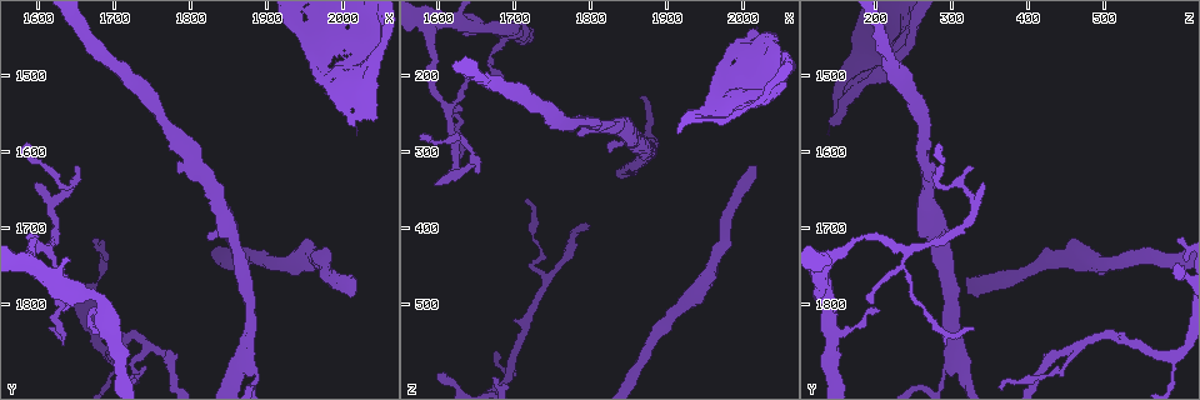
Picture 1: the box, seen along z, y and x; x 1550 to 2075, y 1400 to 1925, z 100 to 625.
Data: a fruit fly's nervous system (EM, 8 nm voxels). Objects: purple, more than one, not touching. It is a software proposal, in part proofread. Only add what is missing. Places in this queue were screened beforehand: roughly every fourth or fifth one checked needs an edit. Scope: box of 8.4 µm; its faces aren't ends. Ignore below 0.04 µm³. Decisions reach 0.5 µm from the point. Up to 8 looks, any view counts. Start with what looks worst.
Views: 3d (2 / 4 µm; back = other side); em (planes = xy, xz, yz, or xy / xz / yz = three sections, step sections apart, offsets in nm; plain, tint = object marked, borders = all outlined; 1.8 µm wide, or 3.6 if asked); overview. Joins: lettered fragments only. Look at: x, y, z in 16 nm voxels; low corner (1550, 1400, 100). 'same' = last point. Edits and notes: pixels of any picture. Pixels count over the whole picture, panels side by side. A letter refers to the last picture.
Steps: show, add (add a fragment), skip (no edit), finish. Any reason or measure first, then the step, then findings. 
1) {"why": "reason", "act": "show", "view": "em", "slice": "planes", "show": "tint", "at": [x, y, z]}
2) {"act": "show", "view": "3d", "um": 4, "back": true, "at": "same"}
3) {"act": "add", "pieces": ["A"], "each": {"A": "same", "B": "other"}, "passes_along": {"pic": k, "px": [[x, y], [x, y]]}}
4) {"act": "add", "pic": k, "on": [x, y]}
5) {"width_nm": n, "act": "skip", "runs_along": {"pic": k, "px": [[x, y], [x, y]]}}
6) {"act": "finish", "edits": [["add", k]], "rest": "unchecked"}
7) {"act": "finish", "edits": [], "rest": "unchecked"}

{"why": "free end", "act": "show", "view": "em", "um": 3.6, "slice": "yz", "step": 8, "show": "plain", "at": [2010, 1785, 320]}

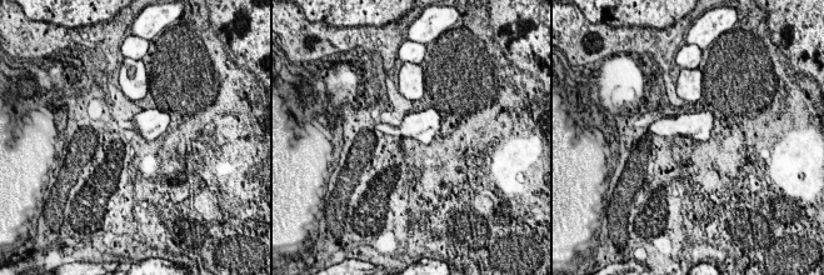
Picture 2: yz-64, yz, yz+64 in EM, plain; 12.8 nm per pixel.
{"why": "see the neighbours", "act": "show", "view": "em", "um": 3.6, "slice": "yz", "step": 8, "show": "borders", "at": "same"}

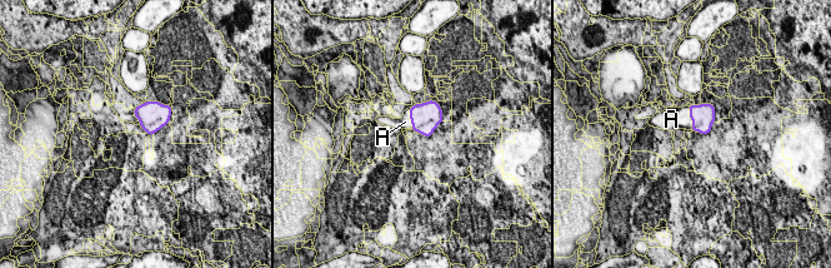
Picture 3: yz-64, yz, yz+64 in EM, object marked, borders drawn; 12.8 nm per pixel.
{"act": "add", "pieces": ["A"], "each": {"A": "same"}, "passes_along": {"pic": 3, "px": [[702, 115], [690, 118], [671, 119]]}, "found": "it goes on there"}

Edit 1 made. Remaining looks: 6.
{"why": "an open end", "act": "show", "view": "em", "slice": "planes", "show": "tint", "at": [1595, 1645, 340]}

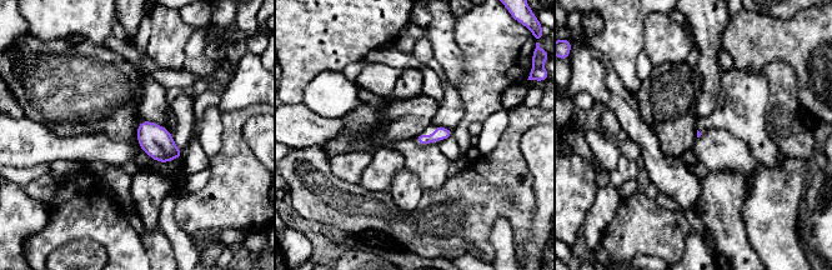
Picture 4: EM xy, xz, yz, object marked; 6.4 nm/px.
{"act": "show", "view": "em", "slice": "planes", "show": "borders", "at": "same"}

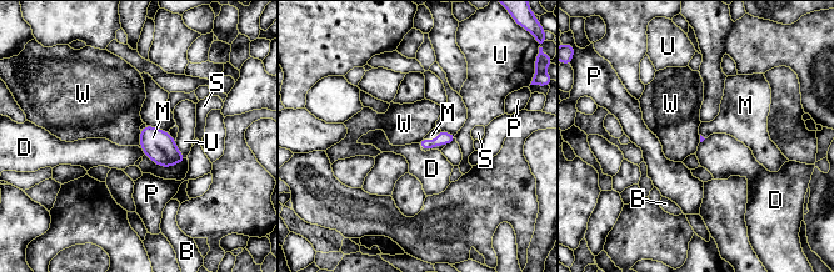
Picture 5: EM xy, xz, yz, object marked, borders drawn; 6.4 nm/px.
{"act": "add", "pieces": ["M"], "each": {"B": "other", "D": "other", "M": "same", "P": "other", "S": "other", "U": "other", "W": "other"}, "passes_along": {"pic": 5, "px": [[443, 137], [435, 140], [432, 135]]}, "found": "the neuron continues"}

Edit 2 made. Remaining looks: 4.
{"why": "abrupt turn", "act": "show", "view": "3d", "um": 2, "at": [1975, 1500, 215]}

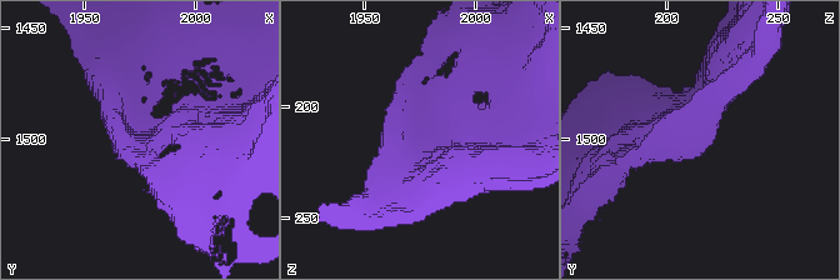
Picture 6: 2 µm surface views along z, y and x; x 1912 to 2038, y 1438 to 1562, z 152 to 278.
{"arm_widths_nm": [200, 260], "act": "show", "view": "em", "slice": "planes", "show": "borders", "at": [1974, 1498, 216]}

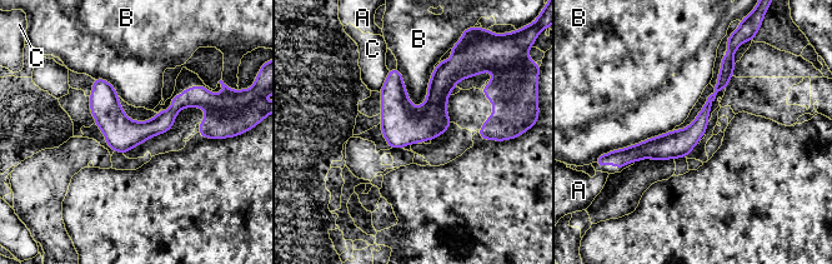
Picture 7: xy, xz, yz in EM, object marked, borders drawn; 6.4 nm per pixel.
{"width_nm": 180, "act": "skip", "each": {"A": "other", "B": "other", "C": "other"}, "runs_along": {"pic": 7, "px": [[731, 69], [680, 143], [621, 152]]}, "found": "no lettered fragment goes on from it"}

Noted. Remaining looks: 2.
{"act": "finish", "edits": [["add", 3], ["add", 5]], "rest": "unchecked"}

